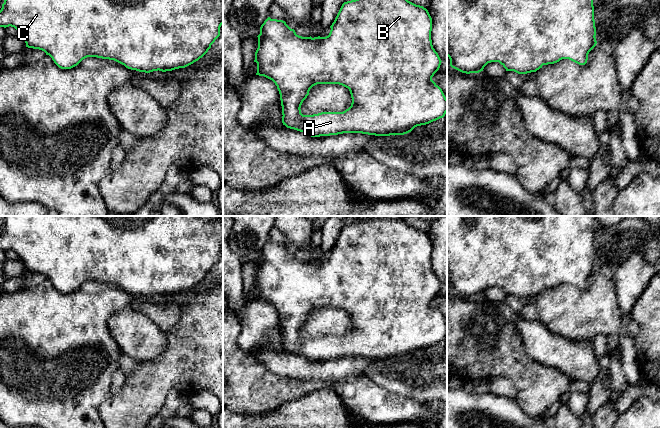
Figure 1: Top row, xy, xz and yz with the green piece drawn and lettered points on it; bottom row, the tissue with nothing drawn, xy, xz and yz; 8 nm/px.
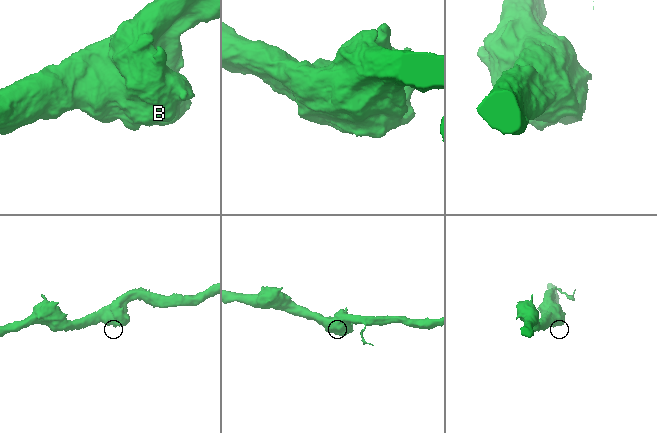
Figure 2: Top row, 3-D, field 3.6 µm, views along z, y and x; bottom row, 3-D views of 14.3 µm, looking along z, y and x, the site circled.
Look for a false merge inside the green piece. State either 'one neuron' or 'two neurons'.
one neuron

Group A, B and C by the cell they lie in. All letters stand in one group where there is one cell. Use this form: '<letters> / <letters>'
A B C

